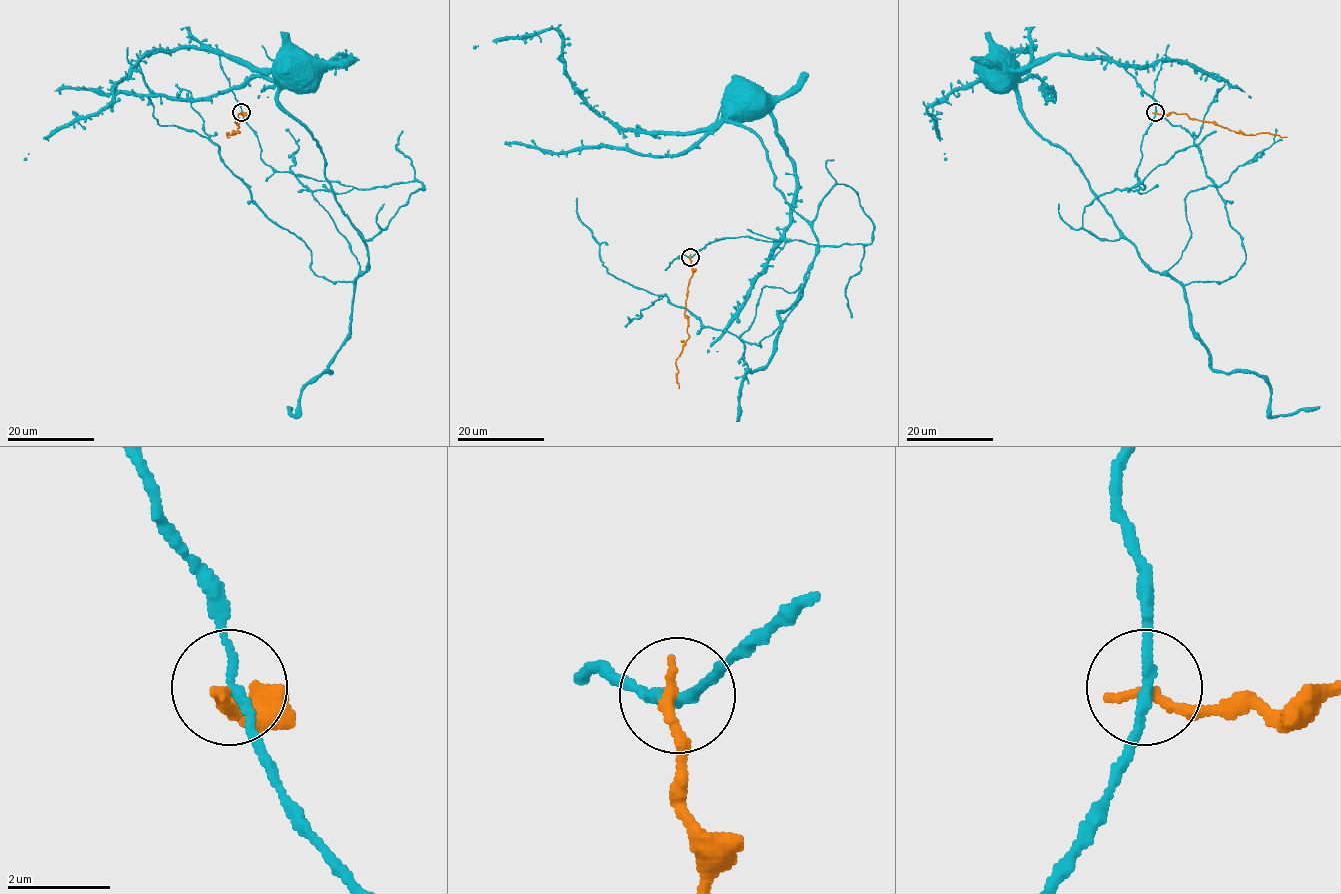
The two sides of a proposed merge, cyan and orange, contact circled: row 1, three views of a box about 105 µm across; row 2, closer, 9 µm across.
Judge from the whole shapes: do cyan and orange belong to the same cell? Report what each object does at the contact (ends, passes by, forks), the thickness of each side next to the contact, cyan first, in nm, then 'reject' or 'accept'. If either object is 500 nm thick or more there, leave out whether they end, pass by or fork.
cyan passes by; orange ends there; 170 nm thick on the cyan side, 220 nm on the other; reject

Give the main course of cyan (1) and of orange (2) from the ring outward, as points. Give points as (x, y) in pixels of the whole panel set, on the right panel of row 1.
1: (1155, 112), (1145, 188), (1084, 209), (1097, 238), (1119, 237), (1113, 217), (996, 60)
2: (1155, 112), (1186, 113), (1190, 118), (1215, 122), (1232, 131), (1287, 136)

